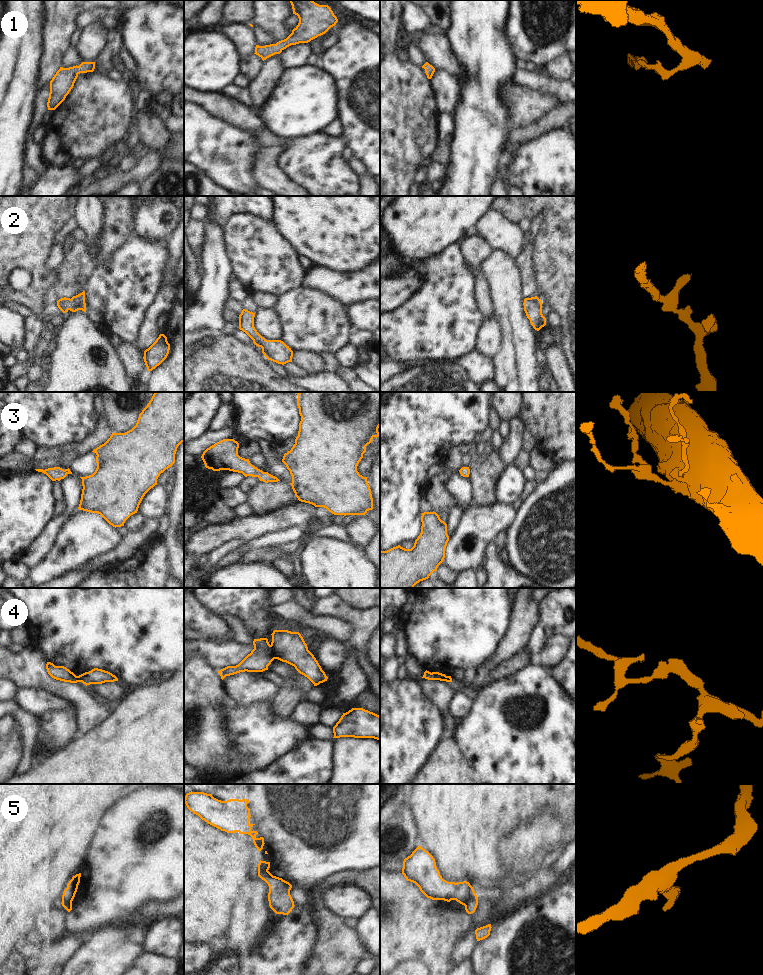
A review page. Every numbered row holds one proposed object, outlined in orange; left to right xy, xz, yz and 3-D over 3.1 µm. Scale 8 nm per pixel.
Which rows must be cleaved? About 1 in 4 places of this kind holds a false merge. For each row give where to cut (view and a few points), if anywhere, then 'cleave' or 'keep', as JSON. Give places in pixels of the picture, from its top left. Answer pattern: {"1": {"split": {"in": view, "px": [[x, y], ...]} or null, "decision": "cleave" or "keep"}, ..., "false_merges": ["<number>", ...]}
{"1": {"split": null, "decision": "keep"}, "2": {"split": null, "decision": "keep"}, "3": {"split": null, "decision": "keep"}, "4": {"split": {"in": "xz", "px": [[270, 645], [270, 650], [275, 658]]}, "decision": "cleave"}, "5": {"split": {"in": "yz", "px": [[475, 894], [464, 905]]}, "decision": "cleave"}, "false_merges": ["4", "5"]}

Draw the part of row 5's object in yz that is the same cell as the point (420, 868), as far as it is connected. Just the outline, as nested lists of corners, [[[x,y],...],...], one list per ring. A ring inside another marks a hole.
[[[418,846],[404,859],[402,874],[407,881],[415,883],[420,891],[432,900],[450,902],[456,900],[462,905],[475,894],[469,882],[448,882],[442,878],[433,856]]]

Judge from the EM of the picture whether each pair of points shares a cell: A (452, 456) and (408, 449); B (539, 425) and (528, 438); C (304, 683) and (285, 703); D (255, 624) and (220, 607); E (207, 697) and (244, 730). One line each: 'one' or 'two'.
A: two
B: two
C: two
D: one
E: two

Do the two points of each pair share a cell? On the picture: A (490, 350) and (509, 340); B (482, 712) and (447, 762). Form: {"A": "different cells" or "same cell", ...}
{"A": "different cells", "B": "different cells"}

